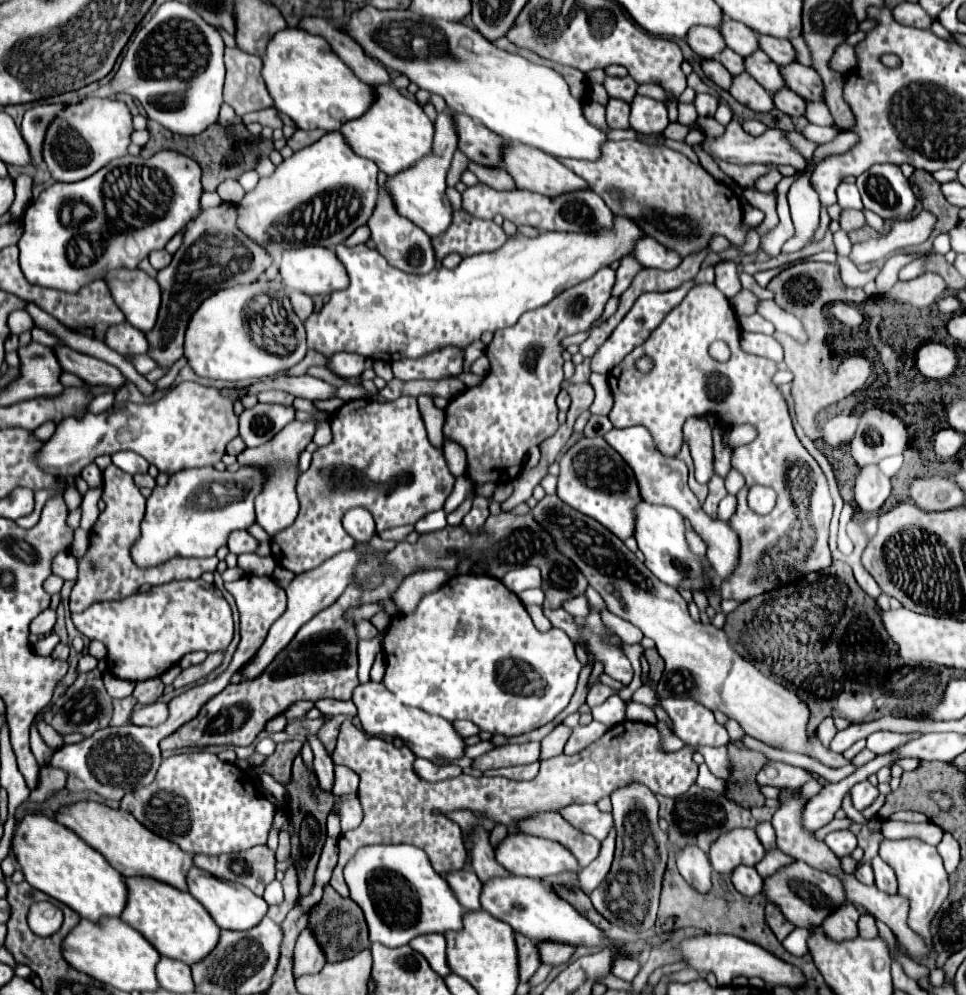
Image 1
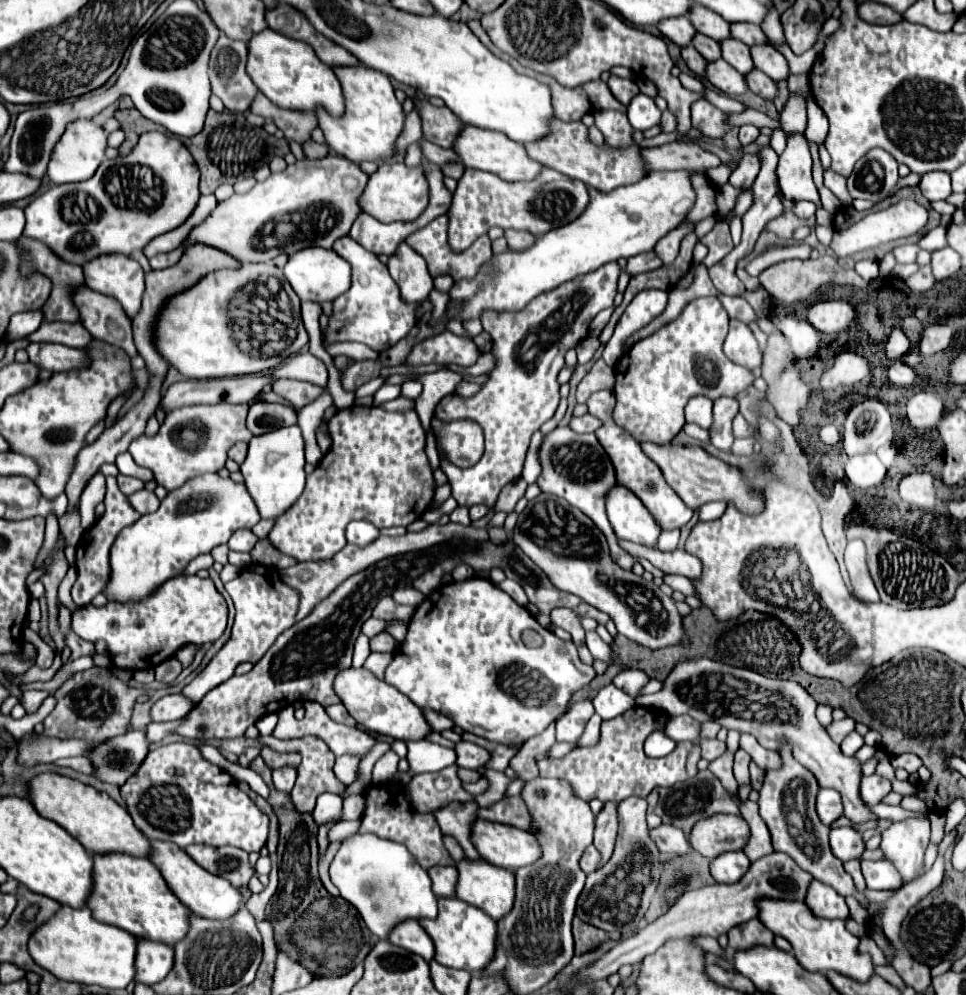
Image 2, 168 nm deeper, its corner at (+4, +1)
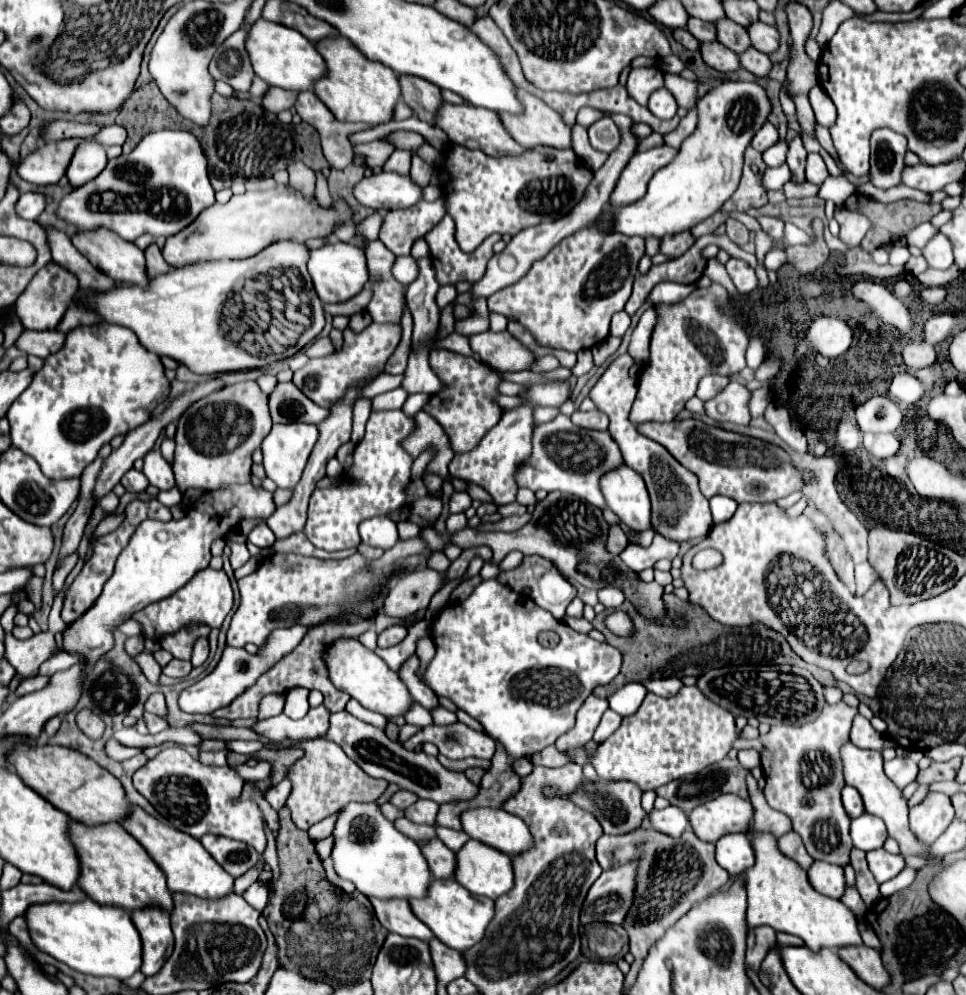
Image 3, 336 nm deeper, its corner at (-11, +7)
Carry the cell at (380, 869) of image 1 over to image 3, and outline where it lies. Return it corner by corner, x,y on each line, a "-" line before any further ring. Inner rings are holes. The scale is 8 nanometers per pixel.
348,803
336,821
334,837
336,841
332,849
332,859
334,859
336,873
342,879
352,881
356,889
366,897
376,897
376,899
424,899
426,897
428,887
432,883
428,861
424,859
420,847
410,837
394,829
394,825
382,817
376,803

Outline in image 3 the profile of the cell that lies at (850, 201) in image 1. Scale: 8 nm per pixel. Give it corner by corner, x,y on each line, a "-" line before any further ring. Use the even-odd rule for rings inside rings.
816,125
816,137
818,137
820,145
830,153
830,157
834,157
834,161
840,161
840,157
838,157
838,153
836,153
836,147
832,145
832,137
830,137
828,129
824,129
824,127

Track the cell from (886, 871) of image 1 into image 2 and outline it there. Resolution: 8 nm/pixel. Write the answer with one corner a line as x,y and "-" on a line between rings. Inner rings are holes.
861,861
861,871
869,889
899,889
901,875
889,861

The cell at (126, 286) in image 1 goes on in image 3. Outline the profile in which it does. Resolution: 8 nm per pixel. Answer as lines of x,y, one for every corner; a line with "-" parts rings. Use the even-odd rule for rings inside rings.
96,229
96,231
86,231
86,233
76,233
72,237
74,247
102,273
106,273
108,277
120,281
120,283
130,283
130,285
138,285
138,287
148,287
148,275
146,275
146,257
144,251
134,245
128,243
124,239
120,239
116,233
106,231
106,229

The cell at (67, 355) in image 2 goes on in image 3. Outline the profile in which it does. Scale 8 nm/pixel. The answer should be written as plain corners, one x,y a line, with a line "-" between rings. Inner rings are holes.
58,329
54,331
22,331
22,335
16,341
16,347
24,351
26,355
36,355
46,359
48,355
56,353
62,349
66,341
66,333
60,333

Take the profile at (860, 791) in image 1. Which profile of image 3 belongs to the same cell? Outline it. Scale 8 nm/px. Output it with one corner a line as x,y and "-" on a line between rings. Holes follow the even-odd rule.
894,757
892,761
884,761
884,773
898,789
904,789
908,783
916,779
918,765
908,757

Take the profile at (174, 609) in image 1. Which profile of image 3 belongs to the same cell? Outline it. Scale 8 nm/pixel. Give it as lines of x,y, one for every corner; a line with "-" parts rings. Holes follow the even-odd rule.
206,567
200,573
196,573
196,577
192,577
192,581
188,581
174,595
144,607
136,615
132,615
132,619
142,625
142,635
146,639
162,641
166,635
176,633
192,623
202,623
202,625
208,625
210,629
214,629
214,627
218,629
224,623
226,615
232,611
232,607
234,607
234,591
230,587
228,575
222,569
214,571
214,569

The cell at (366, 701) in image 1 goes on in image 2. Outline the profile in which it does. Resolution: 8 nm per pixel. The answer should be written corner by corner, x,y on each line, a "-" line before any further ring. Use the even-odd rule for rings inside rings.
349,667
337,673
335,681
333,681
333,689
337,693
337,697
341,699
341,703
347,707
349,715
363,727
369,729
373,733
381,733
381,735
389,735
393,739
423,739
431,729
425,723
425,717
421,715
421,709
405,695
401,695
395,687
387,685
385,681
377,679
371,671
367,671
365,667

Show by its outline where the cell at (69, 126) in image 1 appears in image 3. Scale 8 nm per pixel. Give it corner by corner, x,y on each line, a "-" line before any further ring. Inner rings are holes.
86,139
76,147
74,157
72,157
70,165
68,165
66,177
70,179
70,183
74,187
84,185
86,181
90,181
98,173
102,173
106,163
108,163
106,147
102,143
98,143
96,139

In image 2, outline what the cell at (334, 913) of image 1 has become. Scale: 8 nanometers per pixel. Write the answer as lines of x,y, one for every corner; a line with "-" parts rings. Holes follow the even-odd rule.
257,757
251,763
251,769
257,771
263,777
263,781
271,787
271,795
269,795
267,803
273,807
273,811
279,819
279,845
277,845
279,889
265,909
265,921
269,921
275,929
275,941
277,941
279,951
287,953
293,961
299,961
305,969
309,969
309,973
313,977
341,977
363,961
363,957
367,955
367,943
373,941
373,935
369,935
369,931
363,929
363,921
351,903
347,903
341,897
337,897
337,899
331,897
327,893
327,889
321,885
317,867
315,867
317,865
317,825
313,823
313,817
297,815
297,811
293,811
293,807
289,805
289,795
275,791
273,781
271,781
271,769
263,763
261,757

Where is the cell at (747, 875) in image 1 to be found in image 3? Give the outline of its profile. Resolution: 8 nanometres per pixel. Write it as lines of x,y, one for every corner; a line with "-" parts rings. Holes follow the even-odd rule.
744,833
724,835
716,843
716,861
730,875
740,875
746,869
750,869
754,865
756,857
754,857
754,849
750,845
748,835
744,835

